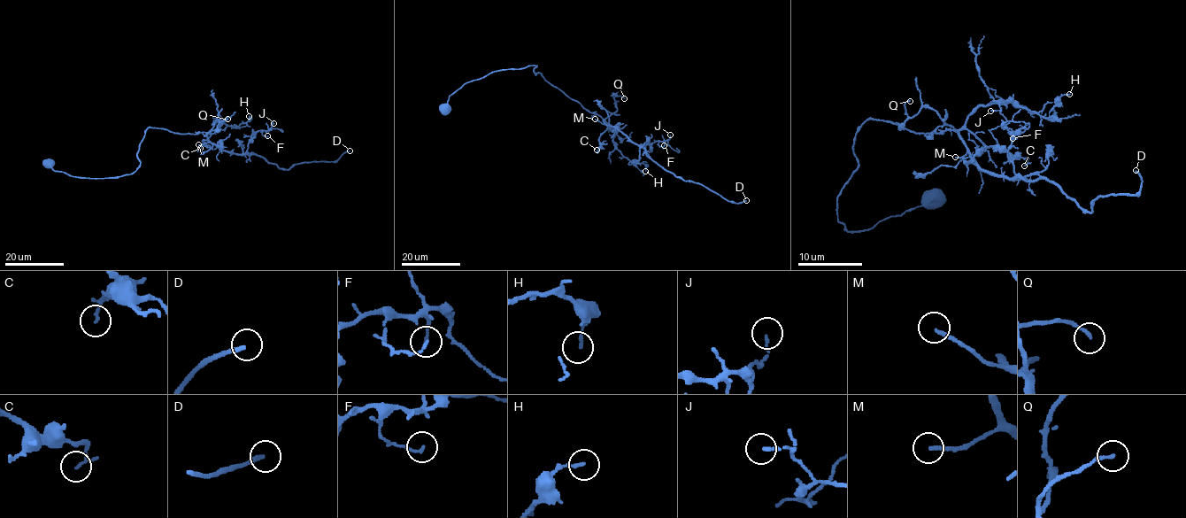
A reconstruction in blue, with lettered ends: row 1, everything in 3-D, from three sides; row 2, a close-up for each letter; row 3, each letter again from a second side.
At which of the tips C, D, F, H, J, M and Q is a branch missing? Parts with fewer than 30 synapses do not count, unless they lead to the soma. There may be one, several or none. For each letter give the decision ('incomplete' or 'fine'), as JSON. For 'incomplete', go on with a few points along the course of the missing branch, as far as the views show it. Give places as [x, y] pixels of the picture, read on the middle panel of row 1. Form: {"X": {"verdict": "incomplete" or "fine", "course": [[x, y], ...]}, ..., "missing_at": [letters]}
{"C": {"verdict": "fine"}, "D": {"verdict": "incomplete"}, "F": {"verdict": "fine"}, "H": {"verdict": "fine"}, "J": {"verdict": "fine"}, "M": {"verdict": "incomplete", "course": [[595, 119], [589, 118], [582, 122], [601, 143], [625, 157]]}, "Q": {"verdict": "fine"}, "missing_at": ["D", "M"]}

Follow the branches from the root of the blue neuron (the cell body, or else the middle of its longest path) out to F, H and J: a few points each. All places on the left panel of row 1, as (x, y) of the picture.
F: (49, 163), (78, 177), (129, 174), (150, 127), (204, 132), (238, 154), (252, 135), (267, 135)
H: (49, 163), (74, 177), (118, 177), (140, 165), (150, 127), (198, 134), (217, 119), (238, 127), (249, 116)
J: (49, 163), (74, 177), (118, 177), (140, 165), (150, 127), (204, 132), (242, 154), (252, 135), (273, 123)

